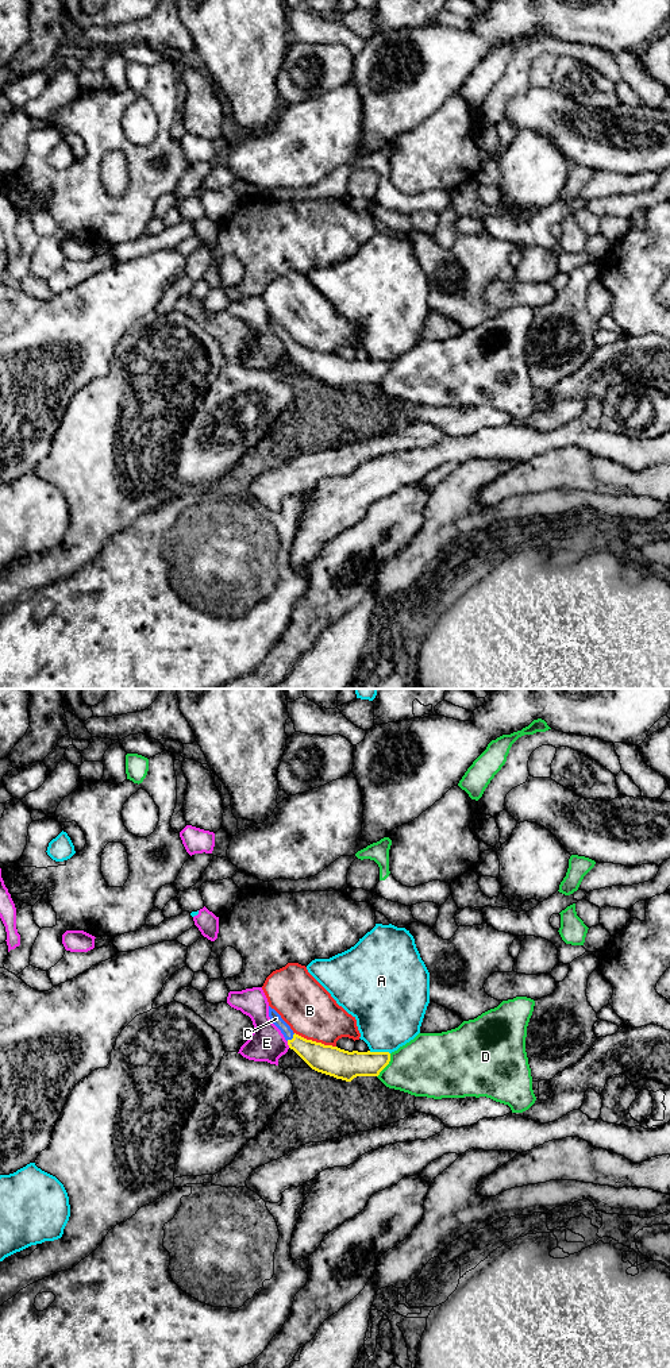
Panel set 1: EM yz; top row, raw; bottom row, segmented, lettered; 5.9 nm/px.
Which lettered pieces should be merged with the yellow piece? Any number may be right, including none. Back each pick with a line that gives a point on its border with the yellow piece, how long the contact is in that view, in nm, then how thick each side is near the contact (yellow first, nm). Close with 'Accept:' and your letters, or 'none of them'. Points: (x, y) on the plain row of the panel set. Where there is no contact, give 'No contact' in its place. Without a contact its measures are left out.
C: Touches yellow at yz (292, 347). Shared border 70 nm. Thickness 170 nm (yellow) against 70 nm
Accept: C

